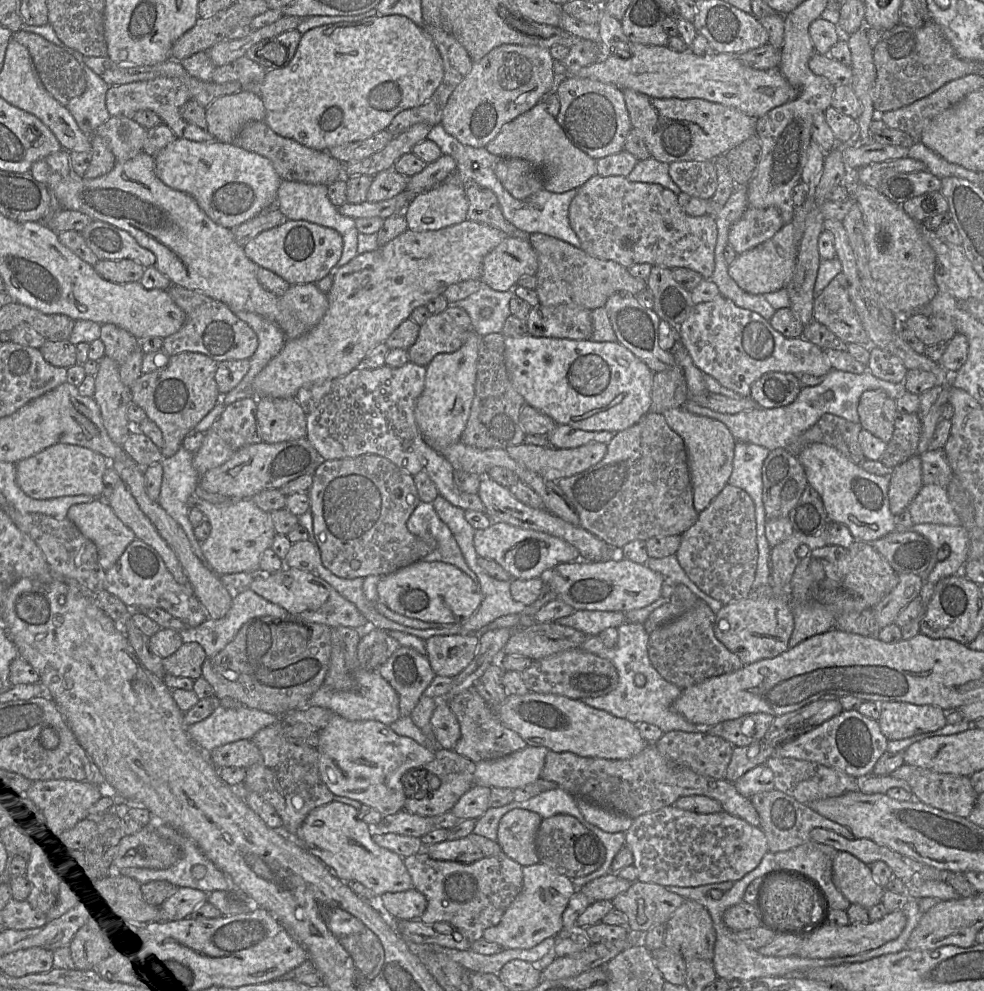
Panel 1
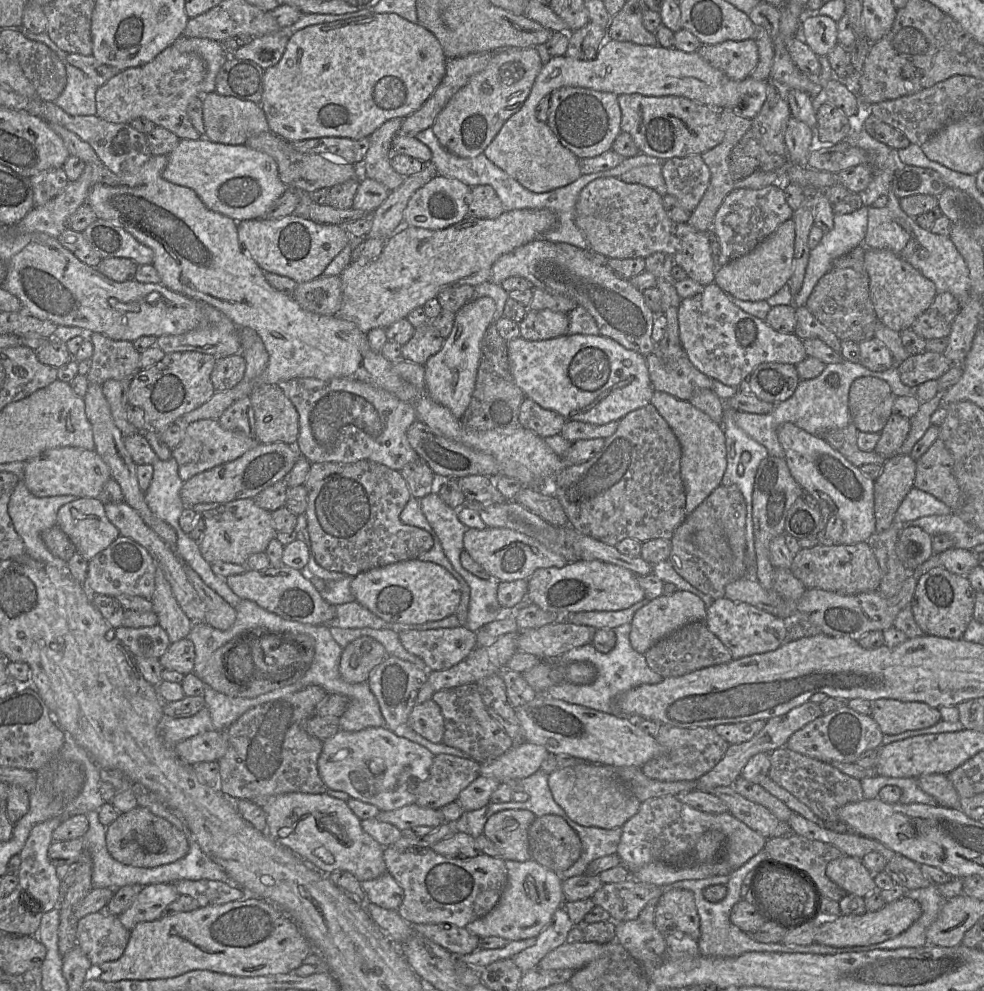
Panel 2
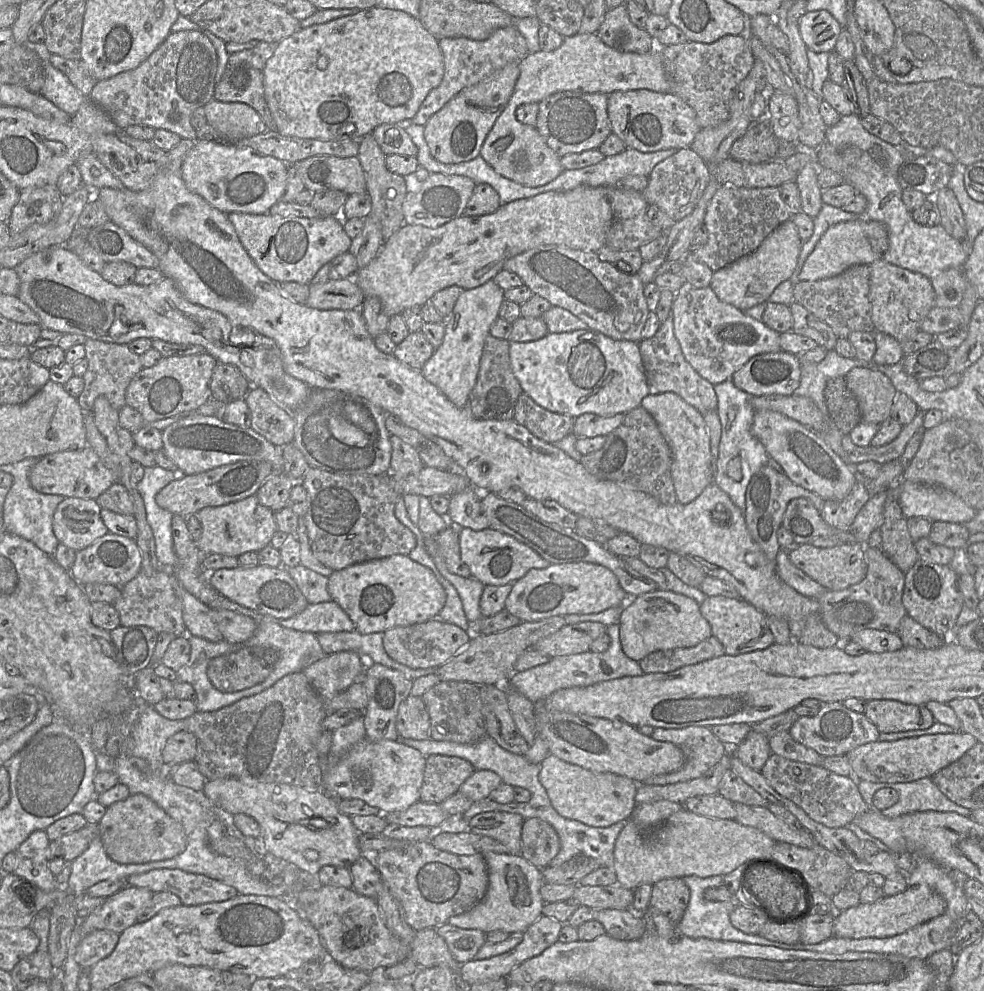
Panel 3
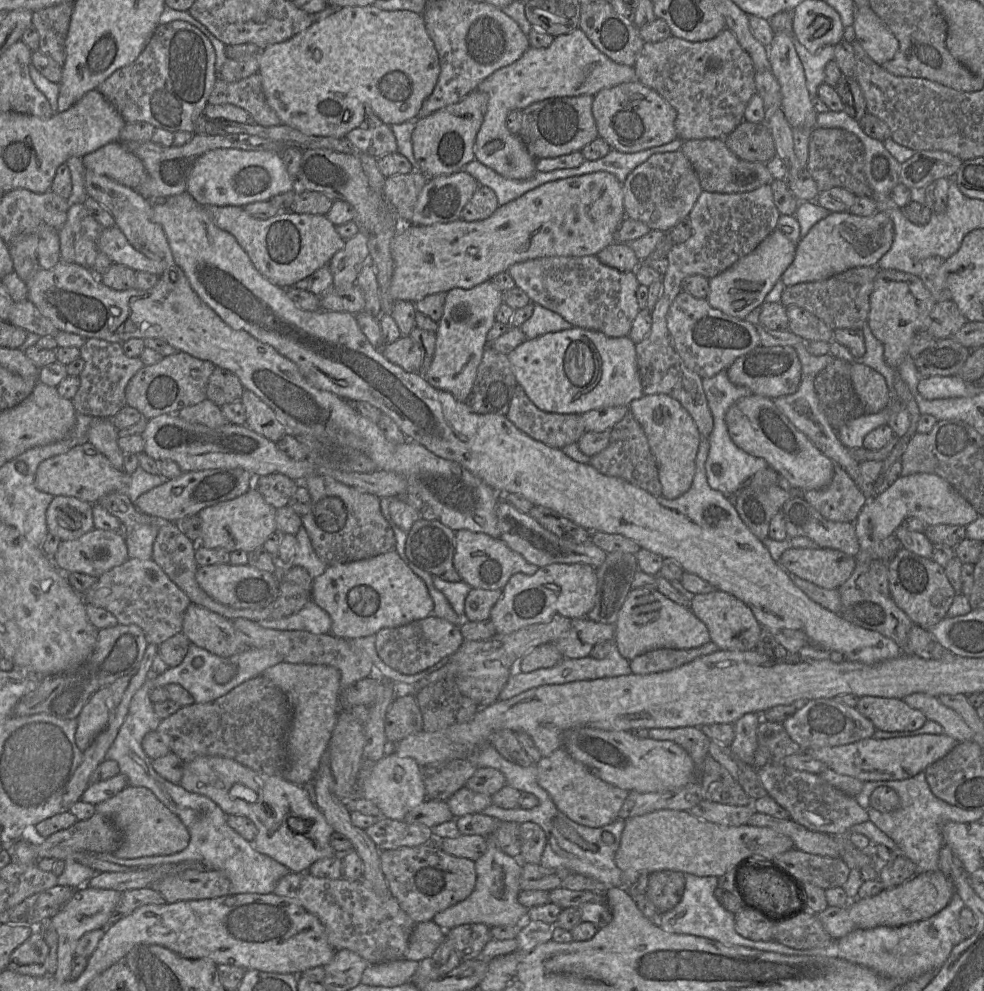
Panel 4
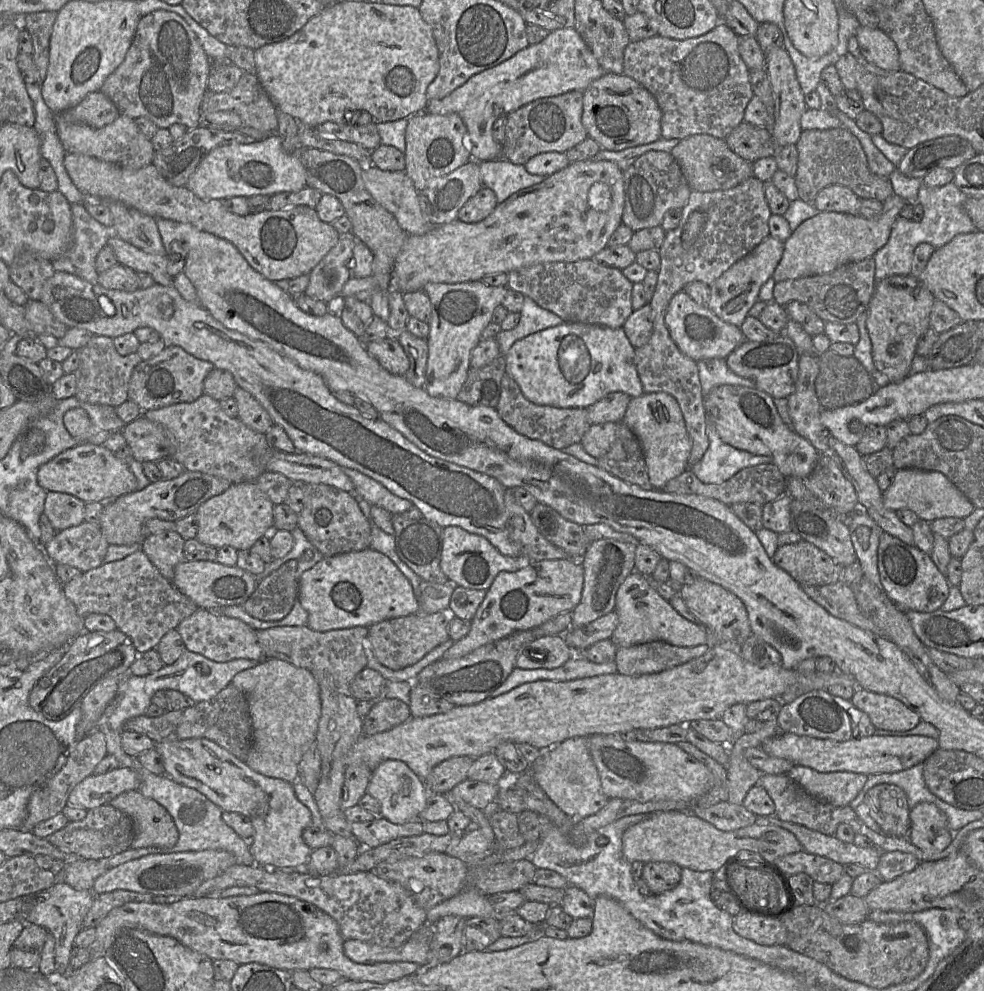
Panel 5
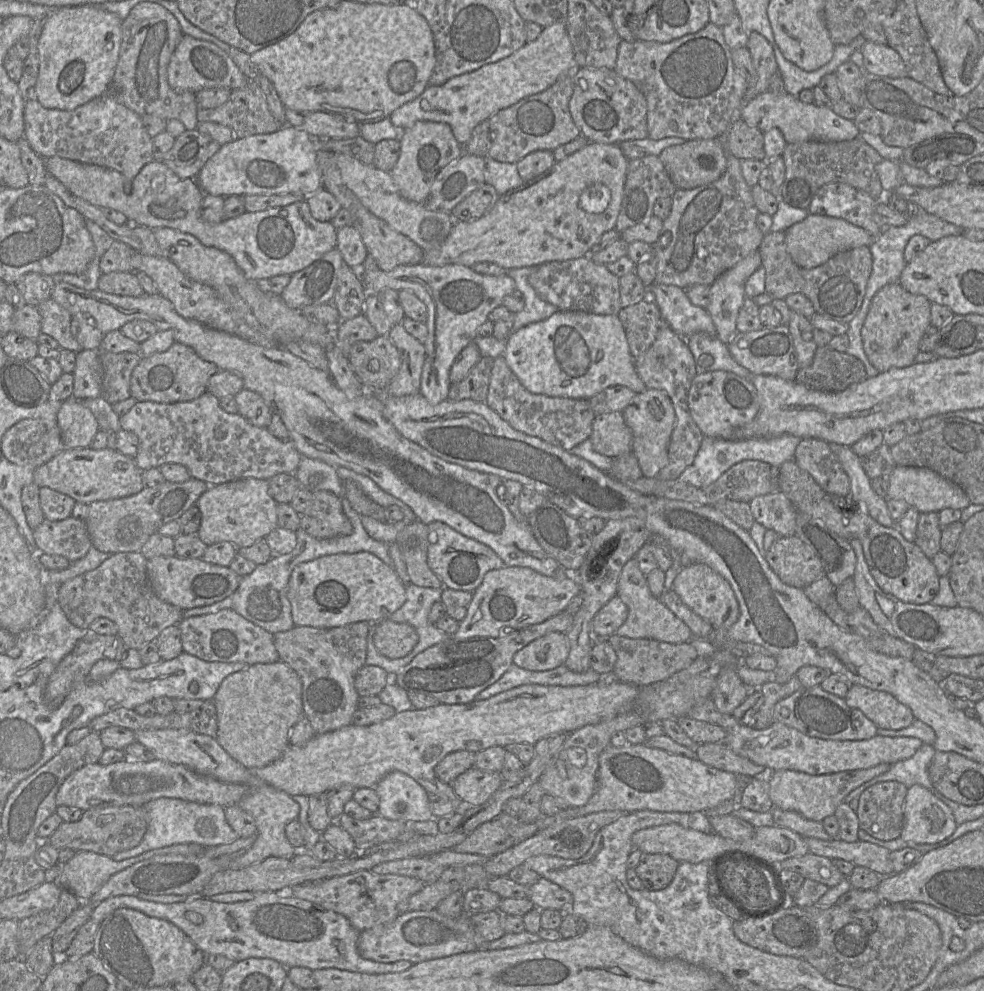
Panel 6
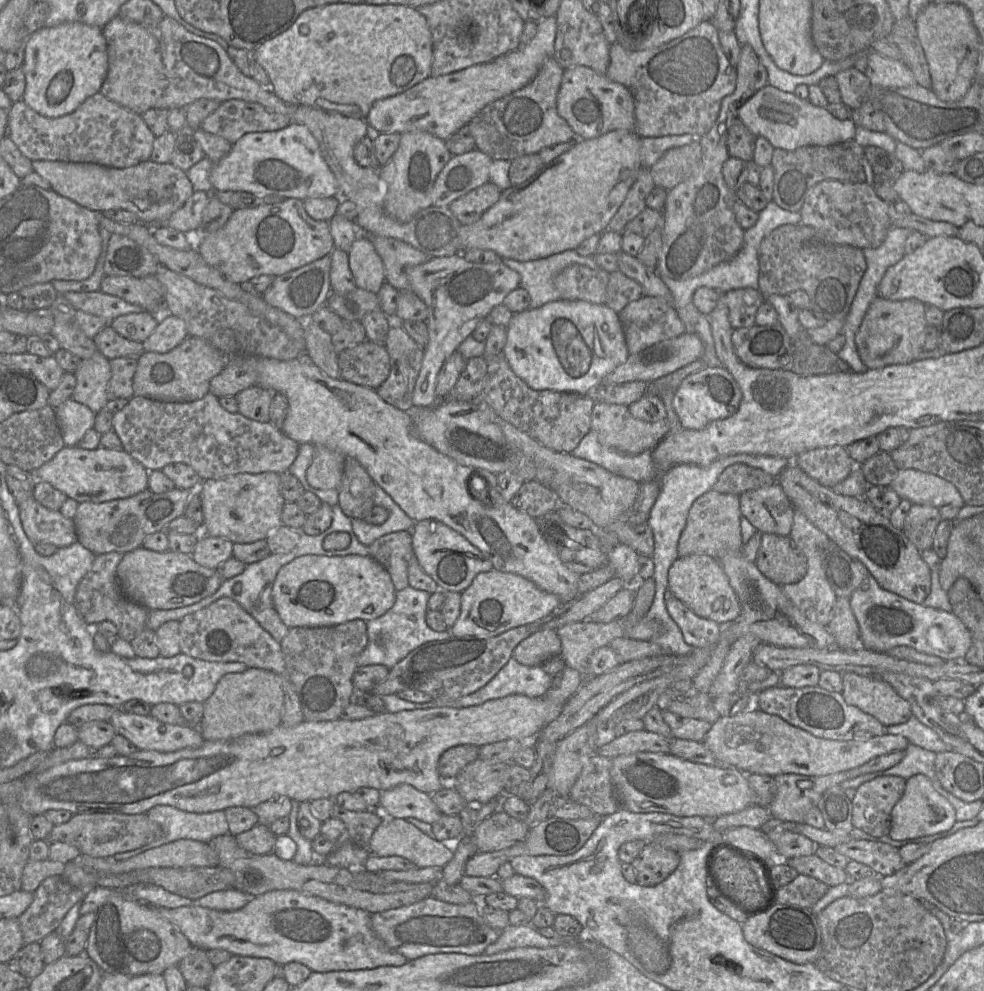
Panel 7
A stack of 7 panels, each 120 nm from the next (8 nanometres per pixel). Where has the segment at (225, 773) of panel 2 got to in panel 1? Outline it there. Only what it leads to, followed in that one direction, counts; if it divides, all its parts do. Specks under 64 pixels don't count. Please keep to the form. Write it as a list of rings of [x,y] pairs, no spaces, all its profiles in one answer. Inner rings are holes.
[[[281,719],[253,736],[251,740],[258,747],[260,758],[246,769],[242,786],[271,804],[283,821],[286,835],[294,837],[312,810],[335,800],[321,779],[317,748],[290,742],[284,734],[284,727]]]

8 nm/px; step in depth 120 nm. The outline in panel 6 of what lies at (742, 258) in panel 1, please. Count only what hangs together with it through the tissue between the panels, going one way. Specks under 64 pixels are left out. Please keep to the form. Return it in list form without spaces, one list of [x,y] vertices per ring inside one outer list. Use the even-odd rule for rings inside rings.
[[[757,250],[724,272],[710,286],[710,302],[706,311],[715,325],[716,337],[726,345],[737,333],[737,316],[746,297],[745,283],[761,266]]]

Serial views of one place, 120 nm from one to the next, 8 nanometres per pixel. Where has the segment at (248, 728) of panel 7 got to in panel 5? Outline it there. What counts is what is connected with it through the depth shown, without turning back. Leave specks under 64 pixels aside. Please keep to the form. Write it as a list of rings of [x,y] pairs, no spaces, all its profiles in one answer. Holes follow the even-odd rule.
[[[265,658],[257,666],[236,674],[231,684],[247,698],[252,725],[252,746],[245,763],[255,772],[267,777],[295,783],[299,780],[299,763],[308,749],[316,744],[316,733],[321,716],[319,685],[311,672],[275,659]]]

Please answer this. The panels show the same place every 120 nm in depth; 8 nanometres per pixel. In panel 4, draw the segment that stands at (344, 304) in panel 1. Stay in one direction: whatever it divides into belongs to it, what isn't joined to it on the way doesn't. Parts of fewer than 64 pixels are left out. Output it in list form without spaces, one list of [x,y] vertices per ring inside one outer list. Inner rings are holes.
[[[606,171],[546,182],[499,206],[488,218],[433,225],[403,224],[391,241],[394,270],[389,294],[393,301],[415,303],[427,295],[446,293],[453,288],[471,289],[519,262],[549,256],[596,255],[616,241],[616,231],[625,218],[623,184]]]

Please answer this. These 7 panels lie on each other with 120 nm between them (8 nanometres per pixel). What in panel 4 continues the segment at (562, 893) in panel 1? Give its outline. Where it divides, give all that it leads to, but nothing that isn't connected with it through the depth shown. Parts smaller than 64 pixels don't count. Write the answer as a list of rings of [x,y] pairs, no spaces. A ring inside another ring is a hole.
[[[493,834],[486,836],[486,843],[485,853],[475,861],[477,879],[472,893],[465,900],[433,917],[432,921],[444,930],[470,923],[482,923],[490,928],[503,925],[521,926],[527,919],[528,908],[518,902],[522,862],[518,858],[505,854]]]

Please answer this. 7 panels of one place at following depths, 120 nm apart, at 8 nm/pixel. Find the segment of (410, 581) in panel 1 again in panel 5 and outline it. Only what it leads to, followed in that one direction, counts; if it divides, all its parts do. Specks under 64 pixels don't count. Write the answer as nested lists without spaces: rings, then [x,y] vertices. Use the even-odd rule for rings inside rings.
[[[371,548],[324,557],[303,572],[299,579],[298,601],[308,613],[308,627],[319,632],[370,627],[419,611],[411,582],[389,557]]]

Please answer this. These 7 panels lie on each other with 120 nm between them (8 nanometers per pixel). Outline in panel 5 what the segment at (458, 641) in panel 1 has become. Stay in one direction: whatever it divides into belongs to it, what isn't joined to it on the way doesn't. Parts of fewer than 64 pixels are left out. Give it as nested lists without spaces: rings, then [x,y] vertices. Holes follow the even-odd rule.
[[[443,611],[432,614],[411,614],[375,623],[369,627],[368,638],[378,661],[391,670],[409,667],[430,651],[447,641],[448,621]]]

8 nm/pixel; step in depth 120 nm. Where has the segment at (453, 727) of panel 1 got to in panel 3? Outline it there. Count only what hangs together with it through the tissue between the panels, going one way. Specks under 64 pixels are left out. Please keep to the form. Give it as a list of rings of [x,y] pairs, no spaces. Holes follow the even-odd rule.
[[[409,695],[401,702],[396,718],[398,737],[430,739],[430,717],[421,697]]]

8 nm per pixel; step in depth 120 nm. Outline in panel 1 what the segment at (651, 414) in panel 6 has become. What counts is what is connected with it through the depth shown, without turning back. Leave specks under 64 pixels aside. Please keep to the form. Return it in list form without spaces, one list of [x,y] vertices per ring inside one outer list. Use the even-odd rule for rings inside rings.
[[[683,407],[668,409],[663,412],[663,415],[668,425],[685,443],[693,487],[693,504],[695,510],[700,513],[728,484],[733,468],[736,440],[722,422],[690,413]]]

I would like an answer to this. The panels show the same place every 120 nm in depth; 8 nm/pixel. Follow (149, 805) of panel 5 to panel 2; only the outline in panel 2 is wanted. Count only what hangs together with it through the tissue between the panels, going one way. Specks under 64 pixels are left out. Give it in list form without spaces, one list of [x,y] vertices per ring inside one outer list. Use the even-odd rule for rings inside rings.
[[[140,806],[120,813],[117,819],[106,827],[106,846],[115,860],[140,868],[153,868],[176,862],[189,851],[189,842],[182,830]]]

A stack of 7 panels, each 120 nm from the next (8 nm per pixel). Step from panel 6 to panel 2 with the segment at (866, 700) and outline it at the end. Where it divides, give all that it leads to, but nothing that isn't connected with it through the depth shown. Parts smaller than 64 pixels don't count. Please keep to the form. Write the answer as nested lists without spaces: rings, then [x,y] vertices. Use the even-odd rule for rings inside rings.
[[[892,698],[871,702],[871,717],[886,735],[928,728],[941,720],[939,710],[924,702],[905,702]]]

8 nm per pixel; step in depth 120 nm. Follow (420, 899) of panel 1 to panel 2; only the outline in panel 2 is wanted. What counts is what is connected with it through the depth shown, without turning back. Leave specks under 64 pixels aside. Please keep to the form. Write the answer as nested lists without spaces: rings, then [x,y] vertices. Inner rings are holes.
[[[388,872],[360,883],[366,903],[373,903],[387,910],[398,910],[403,900],[403,890]]]

